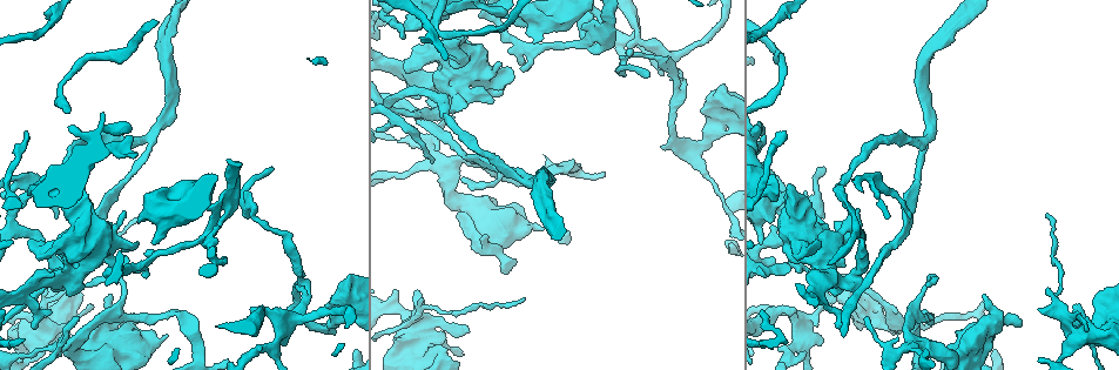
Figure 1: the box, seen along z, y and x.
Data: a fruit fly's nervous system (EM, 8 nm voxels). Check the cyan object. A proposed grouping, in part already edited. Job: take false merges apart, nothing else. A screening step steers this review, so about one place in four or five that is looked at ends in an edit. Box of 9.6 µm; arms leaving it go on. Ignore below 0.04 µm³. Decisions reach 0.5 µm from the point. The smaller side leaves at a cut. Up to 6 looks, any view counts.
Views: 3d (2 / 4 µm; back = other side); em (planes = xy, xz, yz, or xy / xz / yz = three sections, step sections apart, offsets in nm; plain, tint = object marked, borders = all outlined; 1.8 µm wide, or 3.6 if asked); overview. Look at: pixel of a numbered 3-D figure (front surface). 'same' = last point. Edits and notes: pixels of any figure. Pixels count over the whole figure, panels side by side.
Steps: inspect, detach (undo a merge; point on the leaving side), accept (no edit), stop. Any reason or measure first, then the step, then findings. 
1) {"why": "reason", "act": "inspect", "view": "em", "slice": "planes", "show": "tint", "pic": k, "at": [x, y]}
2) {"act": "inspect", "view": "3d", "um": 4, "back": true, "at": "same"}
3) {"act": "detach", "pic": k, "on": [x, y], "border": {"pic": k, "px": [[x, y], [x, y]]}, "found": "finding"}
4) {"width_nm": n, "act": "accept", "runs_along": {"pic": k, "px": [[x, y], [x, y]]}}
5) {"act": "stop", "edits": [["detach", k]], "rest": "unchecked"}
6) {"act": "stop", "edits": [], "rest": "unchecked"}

{"why": "arms part here", "act": "inspect", "view": "em", "slice": "planes", "show": "plain", "pic": 1, "at": [206, 239]}

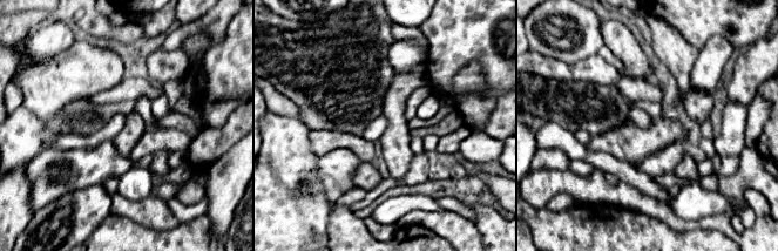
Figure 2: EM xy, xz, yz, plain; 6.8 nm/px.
{"act": "inspect", "view": "em", "slice": "planes", "show": "tint", "at": "same"}

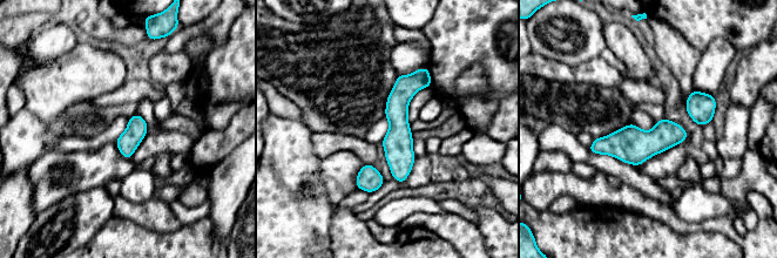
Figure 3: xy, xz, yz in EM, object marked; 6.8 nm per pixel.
{"act": "accept", "runs_along": {"pic": 3, "px": [[425, 70], [399, 97], [399, 178]]}, "found": "continuous, no second neuron"}

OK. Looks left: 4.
{"why": "four or more arms meet", "act": "inspect", "view": "3d", "um": 4, "pic": 1, "at": [672, 58]}

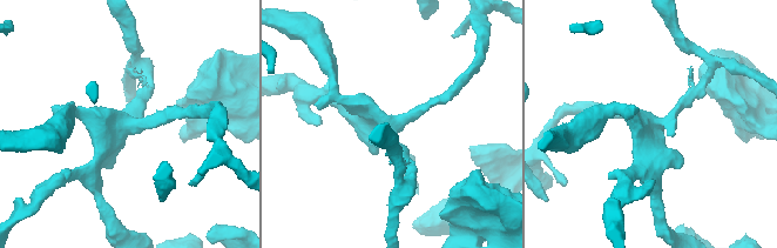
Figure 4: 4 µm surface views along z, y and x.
{"act": "inspect", "view": "em", "slice": "yz", "step": 4, "show": "tint", "pic": 4, "at": [659, 122]}

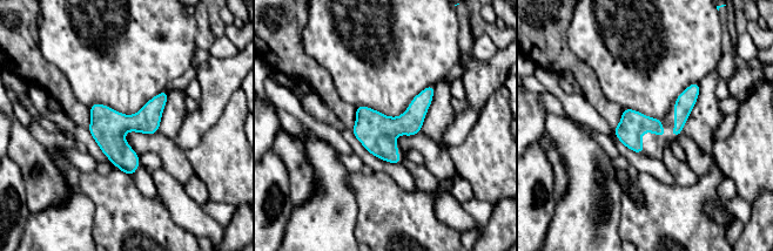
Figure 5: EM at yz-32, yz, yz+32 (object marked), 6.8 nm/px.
{"act": "accept", "found": "continuous, no second neuron"}

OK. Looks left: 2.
{"why": "calibre changes", "act": "inspect", "view": "em", "slice": "xz", "step": 16, "show": "tint", "pic": 1, "at": [434, 116]}

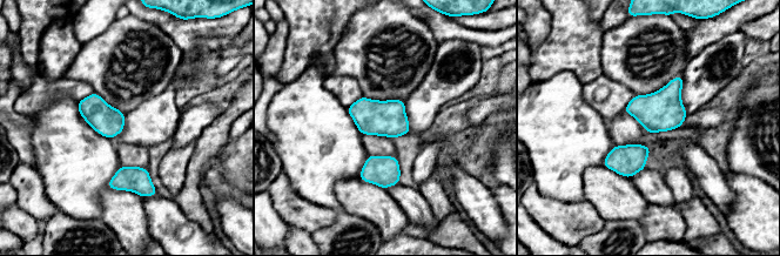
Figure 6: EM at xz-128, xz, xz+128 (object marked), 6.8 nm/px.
{"act": "accept", "found": "all the same neuron"}

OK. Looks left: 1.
{"act": "stop", "edits": [], "rest": "unchecked"}

